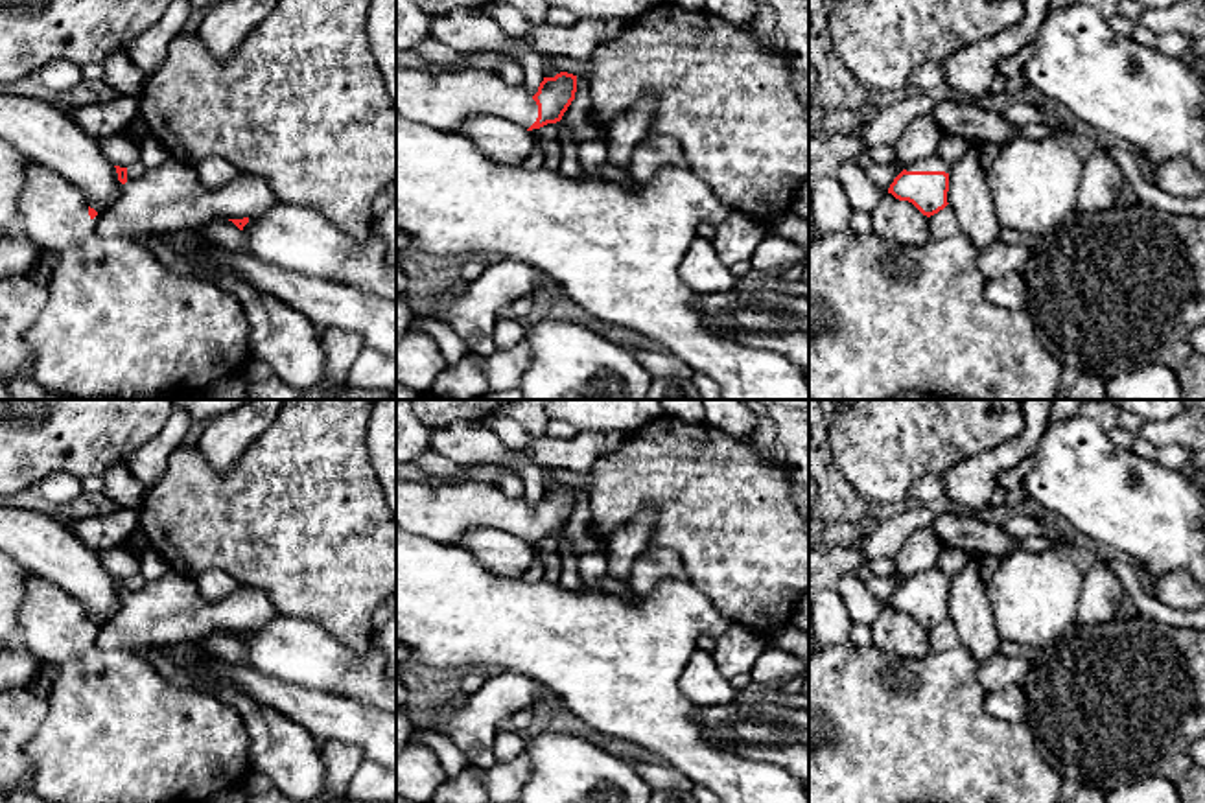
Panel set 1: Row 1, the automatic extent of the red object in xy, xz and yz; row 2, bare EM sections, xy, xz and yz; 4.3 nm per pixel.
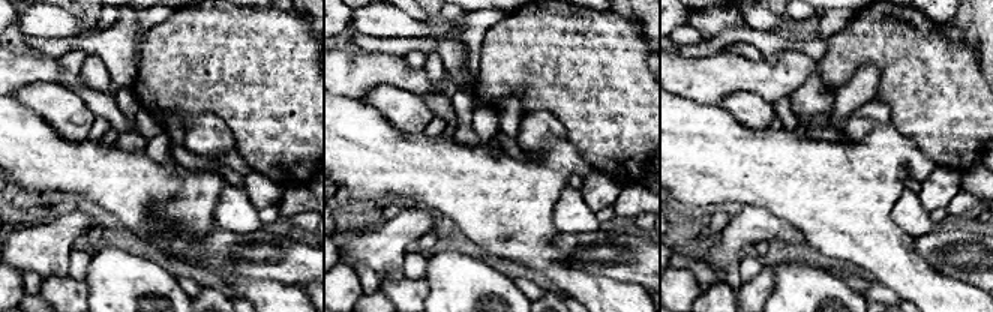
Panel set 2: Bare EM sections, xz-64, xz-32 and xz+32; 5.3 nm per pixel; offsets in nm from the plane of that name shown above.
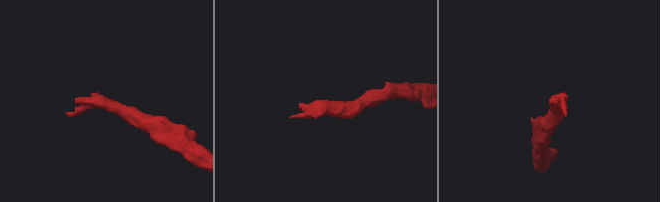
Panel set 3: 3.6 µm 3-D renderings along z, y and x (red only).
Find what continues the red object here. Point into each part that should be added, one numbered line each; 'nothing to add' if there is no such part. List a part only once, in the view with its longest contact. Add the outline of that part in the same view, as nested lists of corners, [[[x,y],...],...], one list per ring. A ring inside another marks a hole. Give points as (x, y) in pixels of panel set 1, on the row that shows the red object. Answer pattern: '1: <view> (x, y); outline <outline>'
1: yz (935, 162); outline [[[938,155],[927,157],[923,160],[914,162],[907,168],[907,171],[945,171],[949,173],[949,164]]]

